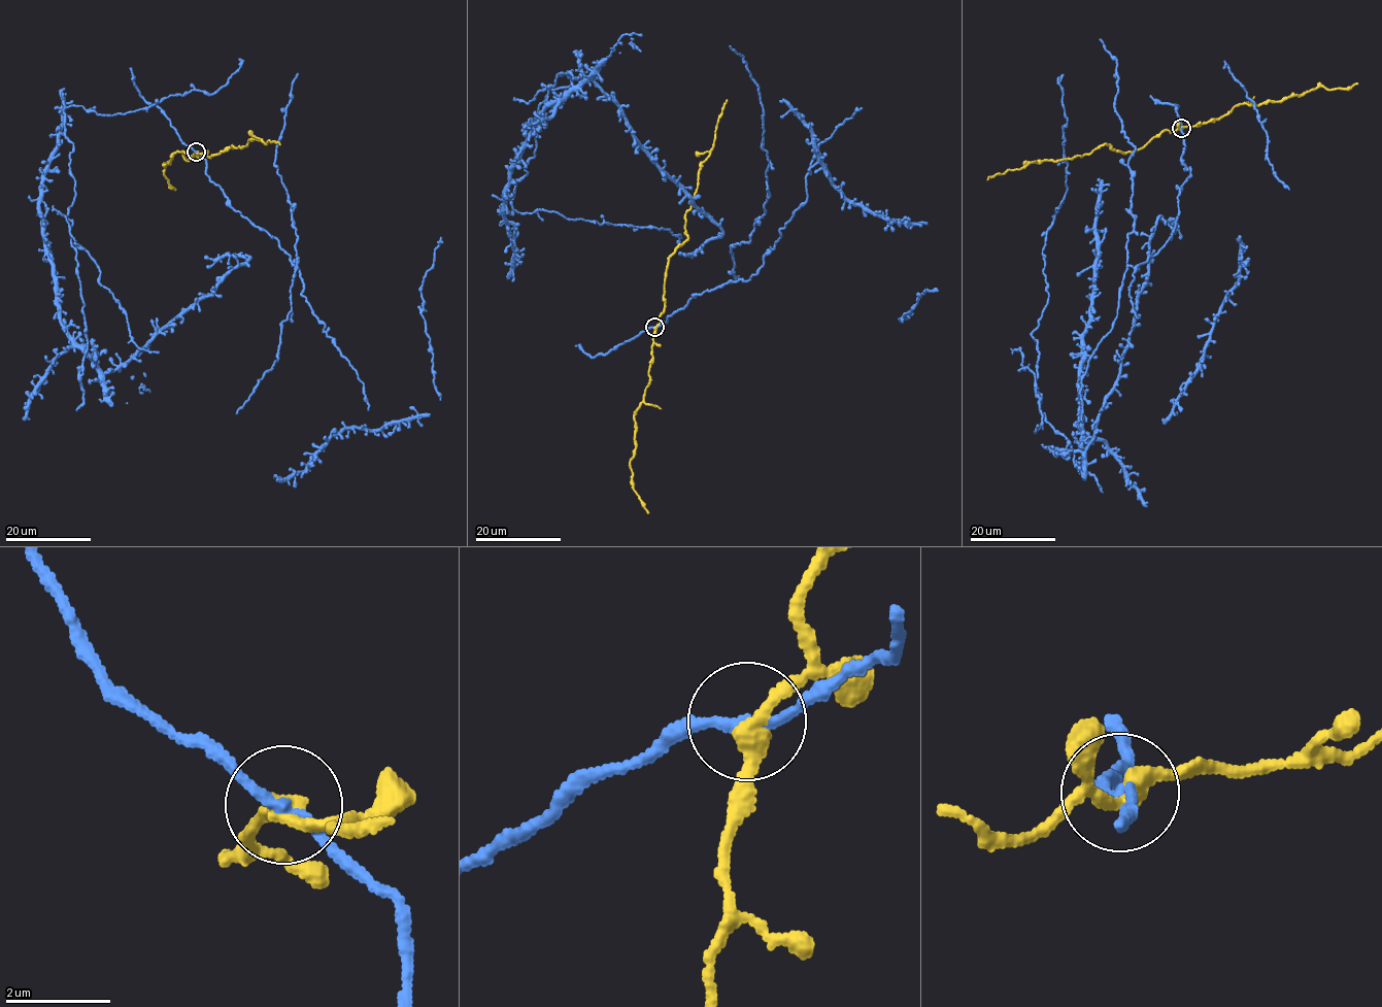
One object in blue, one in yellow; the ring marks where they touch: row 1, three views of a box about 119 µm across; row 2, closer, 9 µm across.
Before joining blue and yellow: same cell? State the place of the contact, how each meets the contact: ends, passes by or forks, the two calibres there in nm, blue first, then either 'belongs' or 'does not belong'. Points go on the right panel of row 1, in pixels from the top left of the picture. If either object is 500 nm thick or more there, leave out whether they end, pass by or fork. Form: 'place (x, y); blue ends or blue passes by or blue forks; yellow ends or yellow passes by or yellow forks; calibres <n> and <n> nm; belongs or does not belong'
place (1181, 128); blue passes by; yellow passes by; calibres 190 and 320 nm; does not belong

